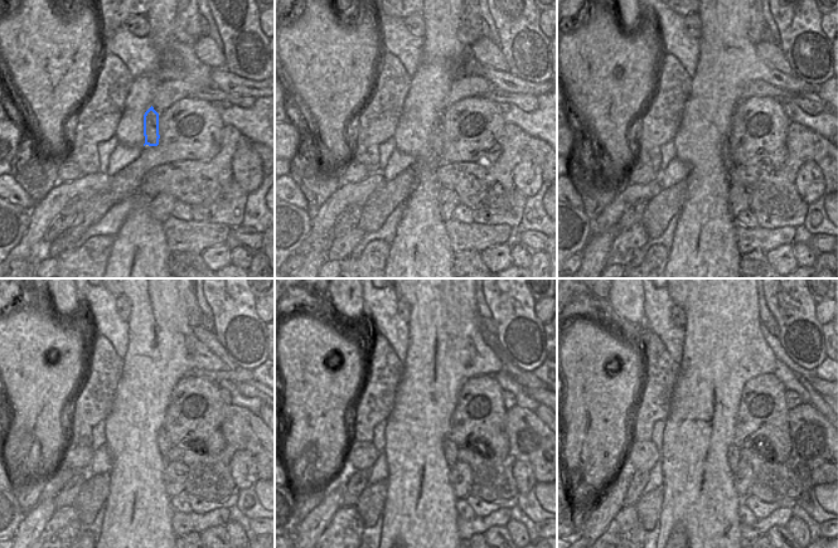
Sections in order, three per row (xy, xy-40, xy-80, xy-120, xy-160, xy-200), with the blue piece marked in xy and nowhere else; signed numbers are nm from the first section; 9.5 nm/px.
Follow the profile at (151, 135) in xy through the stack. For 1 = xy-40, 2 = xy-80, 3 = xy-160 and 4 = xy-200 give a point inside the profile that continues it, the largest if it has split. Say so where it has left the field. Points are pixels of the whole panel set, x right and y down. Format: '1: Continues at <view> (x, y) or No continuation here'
1: Continues at xy-40 (436, 136)
2: Continues at xy-80 (727, 159)
3: Continues at xy-160 (450, 449)
4: Continues at xy-200 (734, 456)

